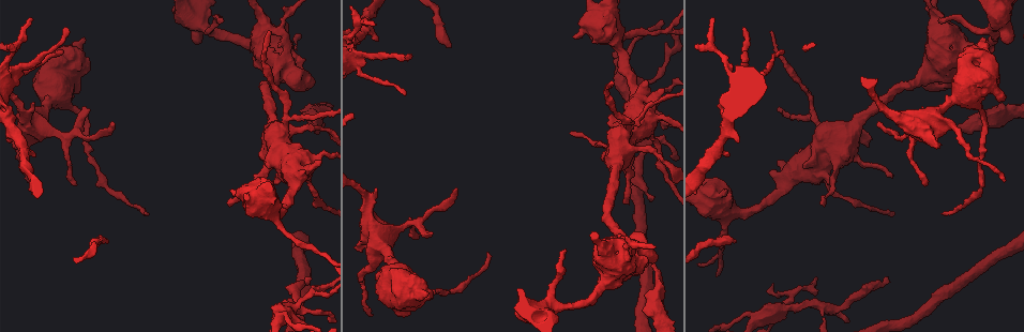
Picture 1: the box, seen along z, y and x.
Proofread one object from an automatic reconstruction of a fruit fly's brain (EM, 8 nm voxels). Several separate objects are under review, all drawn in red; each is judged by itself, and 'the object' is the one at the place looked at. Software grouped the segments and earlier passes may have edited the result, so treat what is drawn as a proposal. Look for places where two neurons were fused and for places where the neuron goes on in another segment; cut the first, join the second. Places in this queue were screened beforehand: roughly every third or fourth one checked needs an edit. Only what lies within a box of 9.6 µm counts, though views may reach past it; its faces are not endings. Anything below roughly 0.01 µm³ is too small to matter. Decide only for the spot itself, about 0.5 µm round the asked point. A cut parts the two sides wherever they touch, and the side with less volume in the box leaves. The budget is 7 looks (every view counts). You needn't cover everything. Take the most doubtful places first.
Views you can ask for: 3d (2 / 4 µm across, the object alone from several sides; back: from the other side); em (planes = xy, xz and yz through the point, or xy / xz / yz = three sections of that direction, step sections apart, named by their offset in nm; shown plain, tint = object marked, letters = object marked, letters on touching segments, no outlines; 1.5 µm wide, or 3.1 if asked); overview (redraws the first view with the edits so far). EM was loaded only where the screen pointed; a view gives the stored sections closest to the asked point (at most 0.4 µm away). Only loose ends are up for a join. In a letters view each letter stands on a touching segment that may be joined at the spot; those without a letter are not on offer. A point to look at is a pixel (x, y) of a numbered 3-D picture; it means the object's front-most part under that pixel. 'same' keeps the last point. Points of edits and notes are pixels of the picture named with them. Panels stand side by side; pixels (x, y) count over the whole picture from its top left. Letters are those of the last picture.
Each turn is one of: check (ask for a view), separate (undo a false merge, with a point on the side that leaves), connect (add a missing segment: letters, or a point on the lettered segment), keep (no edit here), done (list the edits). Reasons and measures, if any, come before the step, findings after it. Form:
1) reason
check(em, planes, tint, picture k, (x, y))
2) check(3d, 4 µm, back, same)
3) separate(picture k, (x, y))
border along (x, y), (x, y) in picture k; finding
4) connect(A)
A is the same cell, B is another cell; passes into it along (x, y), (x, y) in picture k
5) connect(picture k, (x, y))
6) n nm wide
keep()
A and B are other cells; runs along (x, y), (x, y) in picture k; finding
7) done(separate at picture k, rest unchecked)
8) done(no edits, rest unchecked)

branch stops here
check(3d, 4 µm, picture 1, (653, 263))

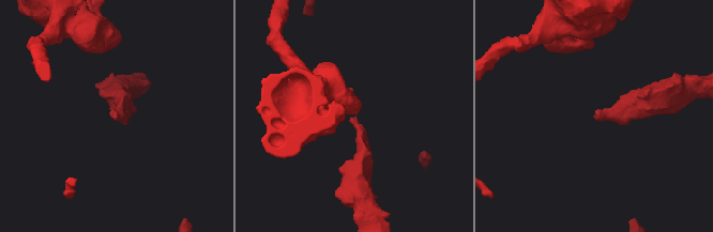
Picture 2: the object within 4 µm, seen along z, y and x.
now the EM
check(em, planes, letters, picture 2, (595, 119))

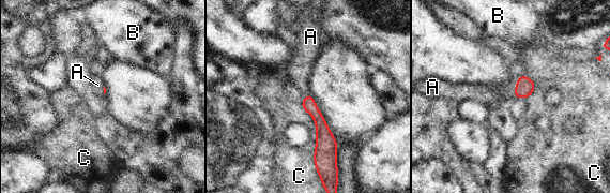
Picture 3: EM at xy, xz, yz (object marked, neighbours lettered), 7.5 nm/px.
connect(A)
A is the same cell, B and C are other cells; passes into it along (524, 87), (516, 88), (485, 94) in picture 3; the neuron continues

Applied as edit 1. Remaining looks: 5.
calibre changes
check(em, yz, step 8, tint, picture 1, (308, 128))

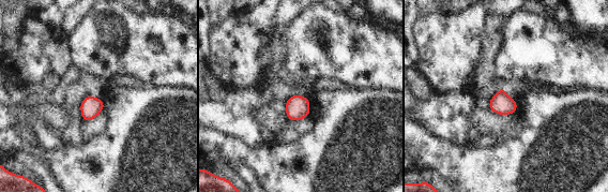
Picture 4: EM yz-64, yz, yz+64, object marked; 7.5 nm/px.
another direction
check(em, planes, tint, same)

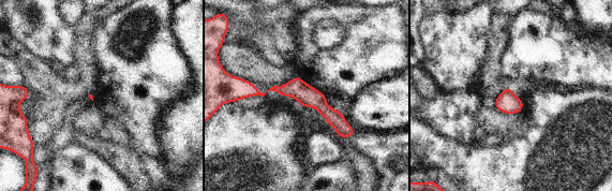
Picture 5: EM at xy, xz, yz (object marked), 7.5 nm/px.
what lies round it
check(em, planes, letters, same)

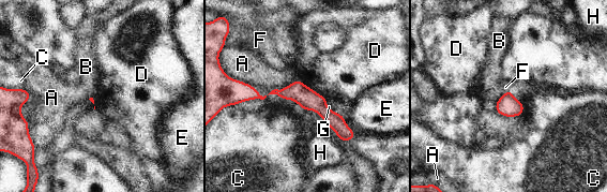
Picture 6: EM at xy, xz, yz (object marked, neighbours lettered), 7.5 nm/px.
keep()
A, B, C, D, E, F, G and H are other cells; all the same neuron

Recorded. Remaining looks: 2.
tapers out
check(3d, 2 µm, back, picture 1, (372, 24))

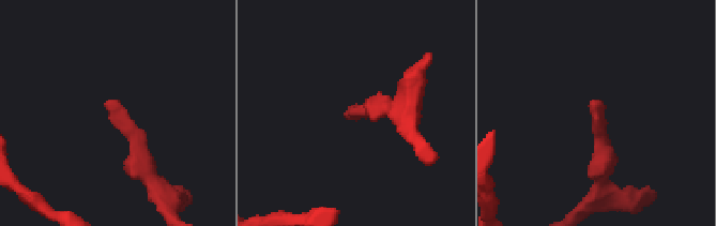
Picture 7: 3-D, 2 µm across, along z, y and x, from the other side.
check(em, planes, letters, picture 7, (592, 103))

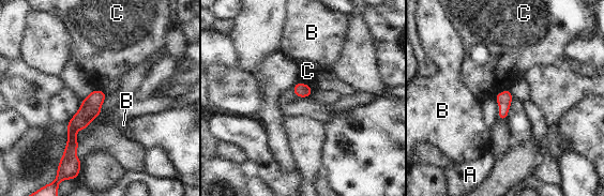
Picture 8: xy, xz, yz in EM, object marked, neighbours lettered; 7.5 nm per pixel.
110 nm wide
keep()
A, B and C are other cells; no lettered segment goes on from it

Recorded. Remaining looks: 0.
done(connect at picture 3, rest unchecked)

